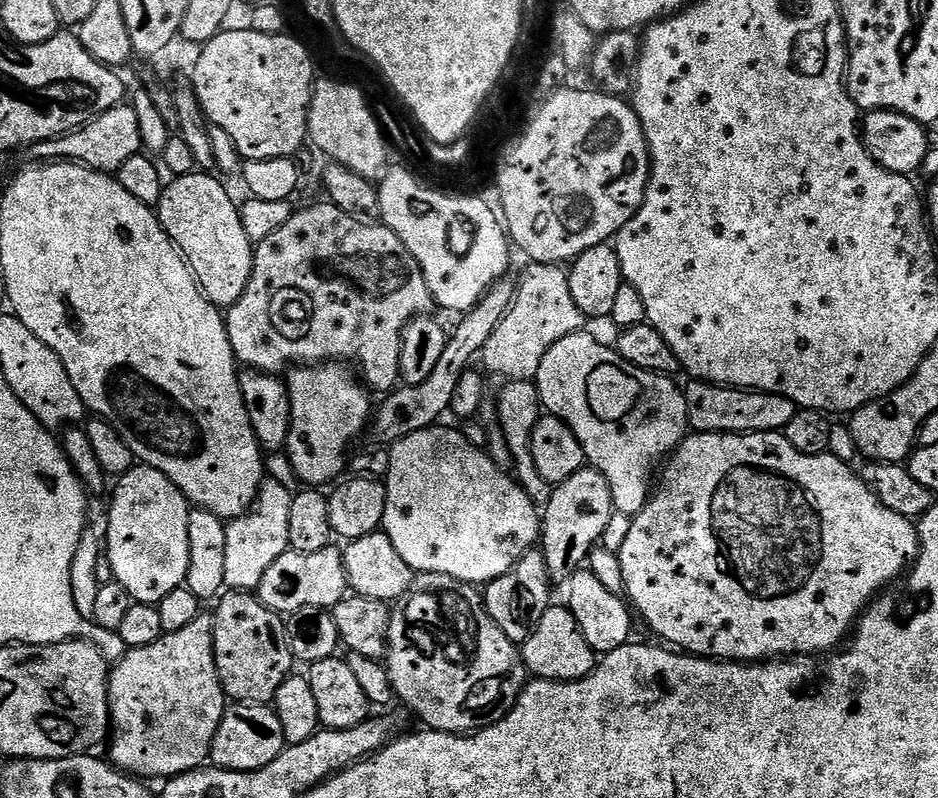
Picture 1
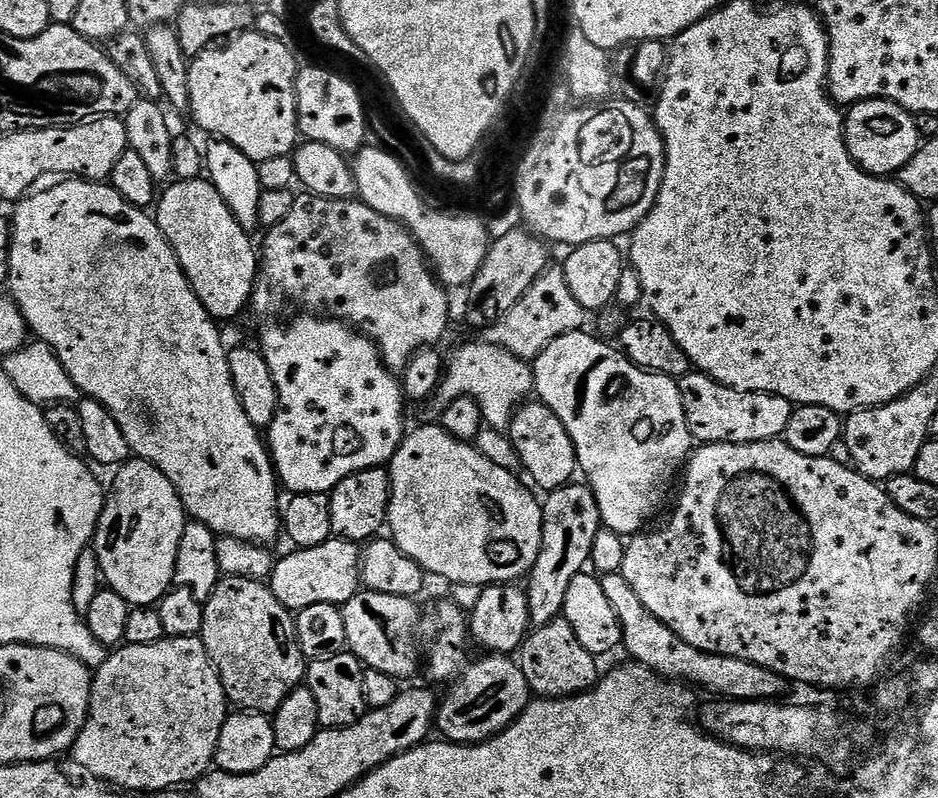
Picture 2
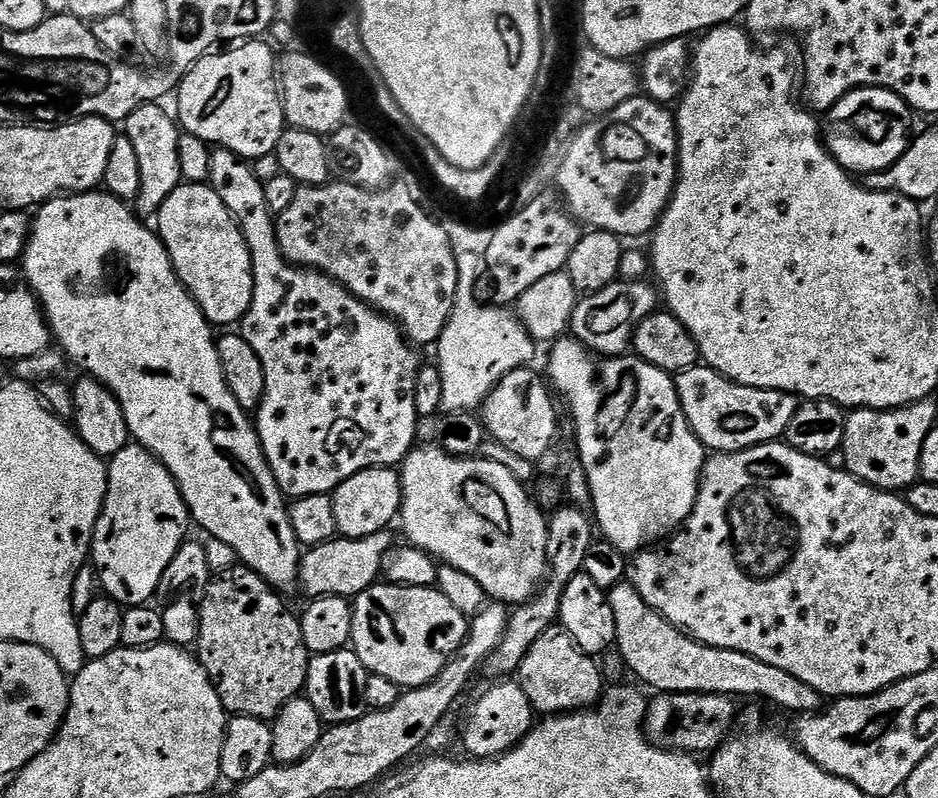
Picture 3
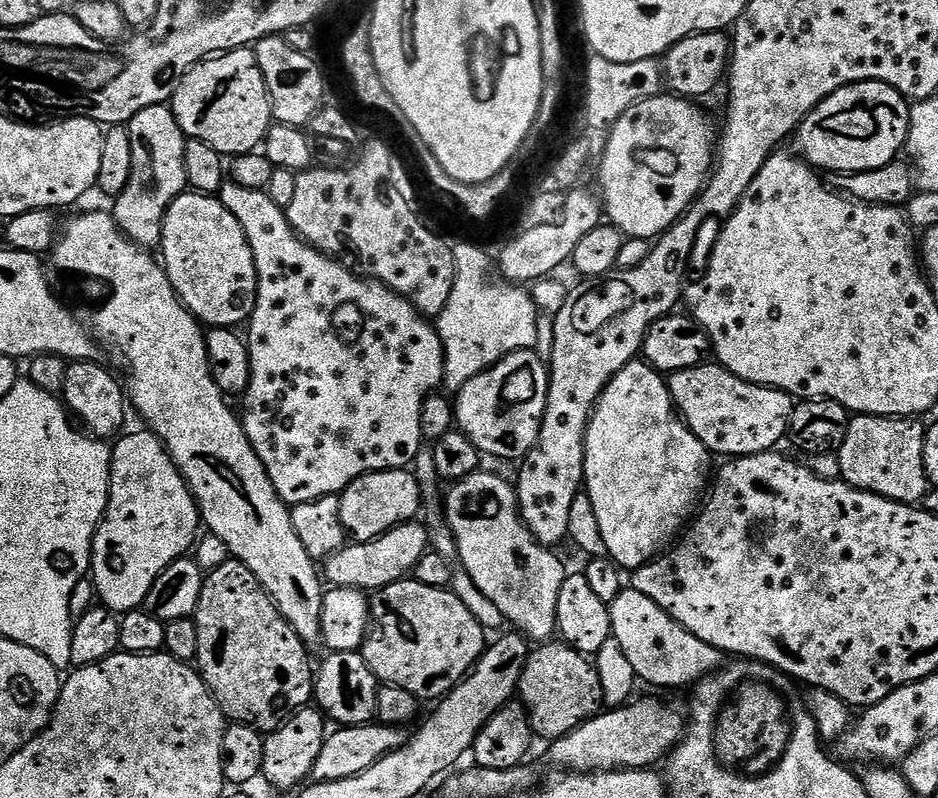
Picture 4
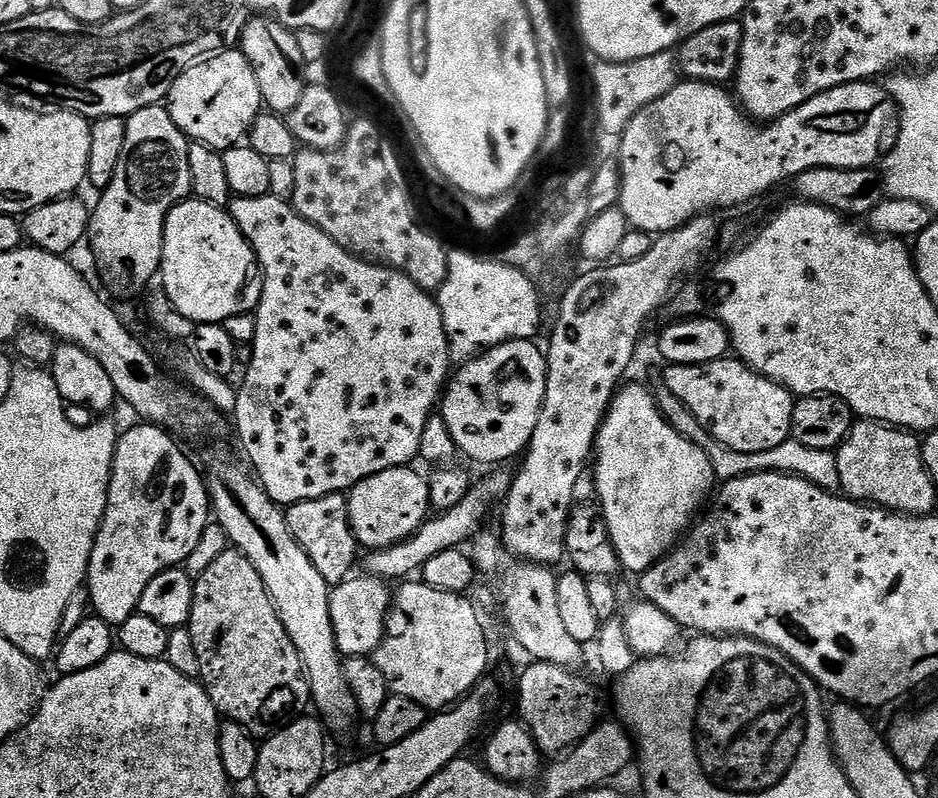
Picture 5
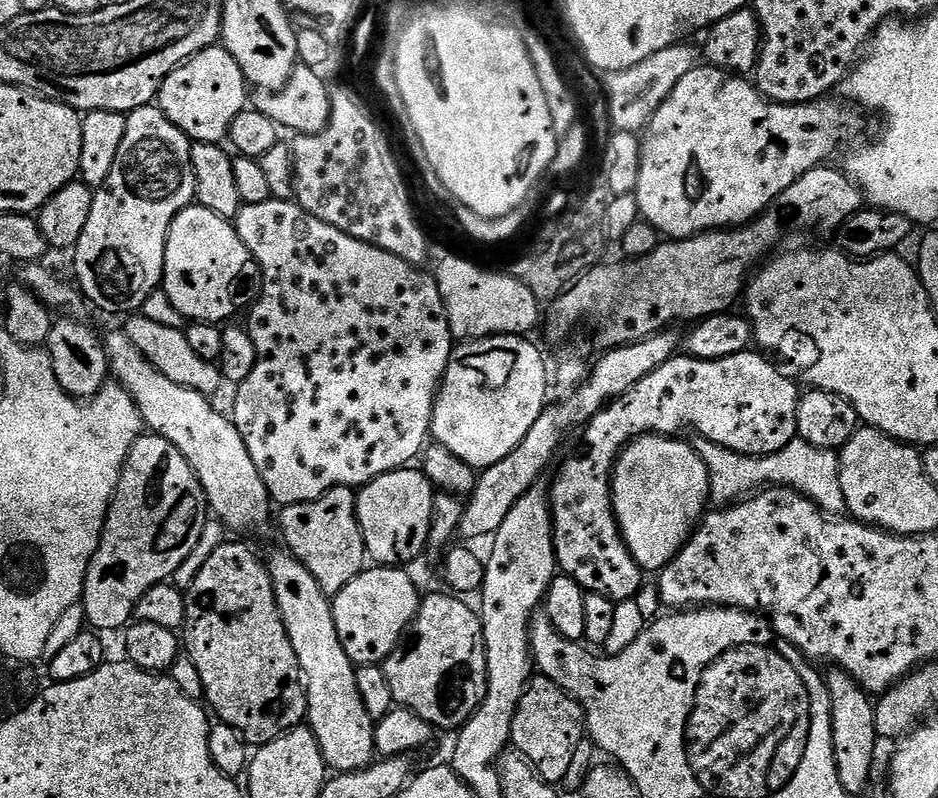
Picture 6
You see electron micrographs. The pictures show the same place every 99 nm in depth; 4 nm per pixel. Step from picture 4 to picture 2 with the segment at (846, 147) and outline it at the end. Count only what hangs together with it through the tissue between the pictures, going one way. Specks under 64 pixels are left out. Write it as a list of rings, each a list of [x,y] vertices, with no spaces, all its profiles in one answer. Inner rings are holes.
[[[863,100],[851,105],[844,118],[844,141],[856,163],[874,176],[891,177],[899,173],[922,143],[917,117],[892,100]]]

